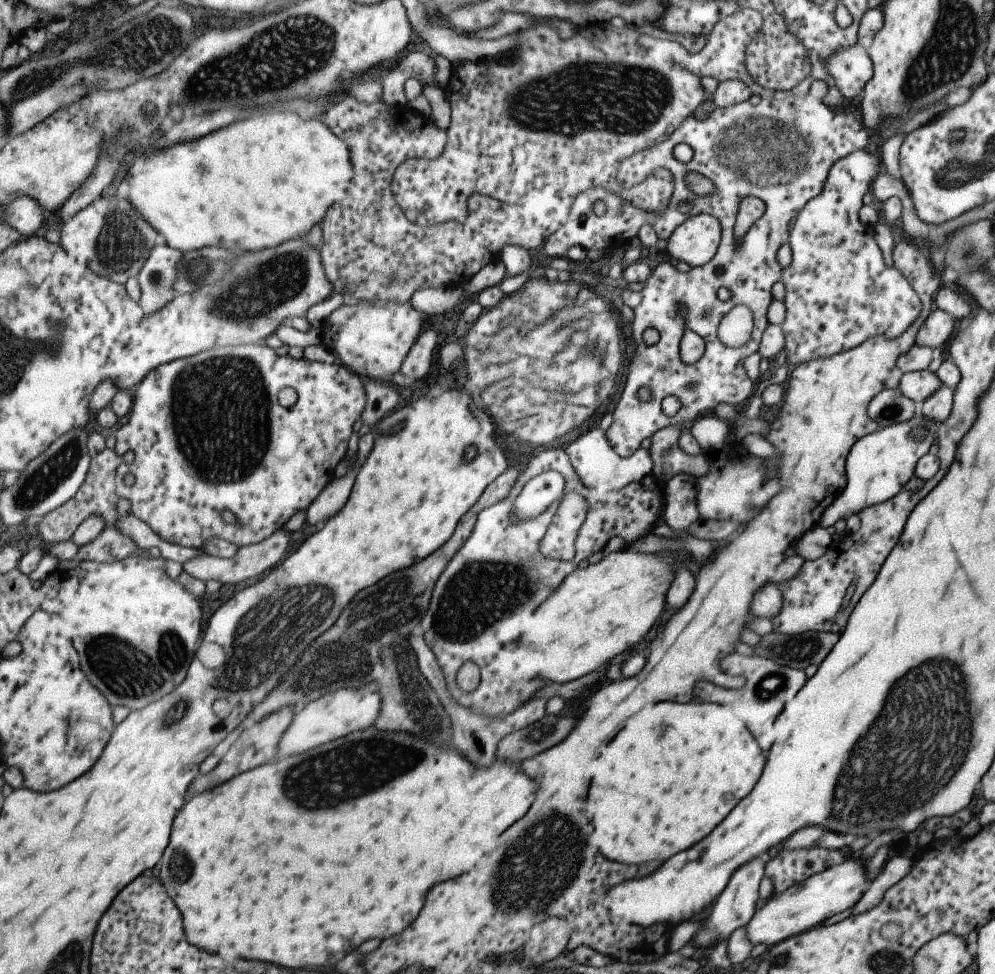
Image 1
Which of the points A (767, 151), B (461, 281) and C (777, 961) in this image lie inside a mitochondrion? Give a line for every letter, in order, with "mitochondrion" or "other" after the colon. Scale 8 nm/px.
A: mitochondrion
B: other
C: other

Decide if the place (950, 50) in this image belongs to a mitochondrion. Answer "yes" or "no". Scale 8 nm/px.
yes

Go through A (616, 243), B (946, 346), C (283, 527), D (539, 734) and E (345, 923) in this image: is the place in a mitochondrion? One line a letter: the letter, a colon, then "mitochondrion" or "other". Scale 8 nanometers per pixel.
A: other
B: other
C: other
D: mitochondrion
E: other

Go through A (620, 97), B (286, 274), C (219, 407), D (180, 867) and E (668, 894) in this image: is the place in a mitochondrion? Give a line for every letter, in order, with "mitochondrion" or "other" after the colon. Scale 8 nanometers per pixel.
A: mitochondrion
B: mitochondrion
C: mitochondrion
D: mitochondrion
E: other

